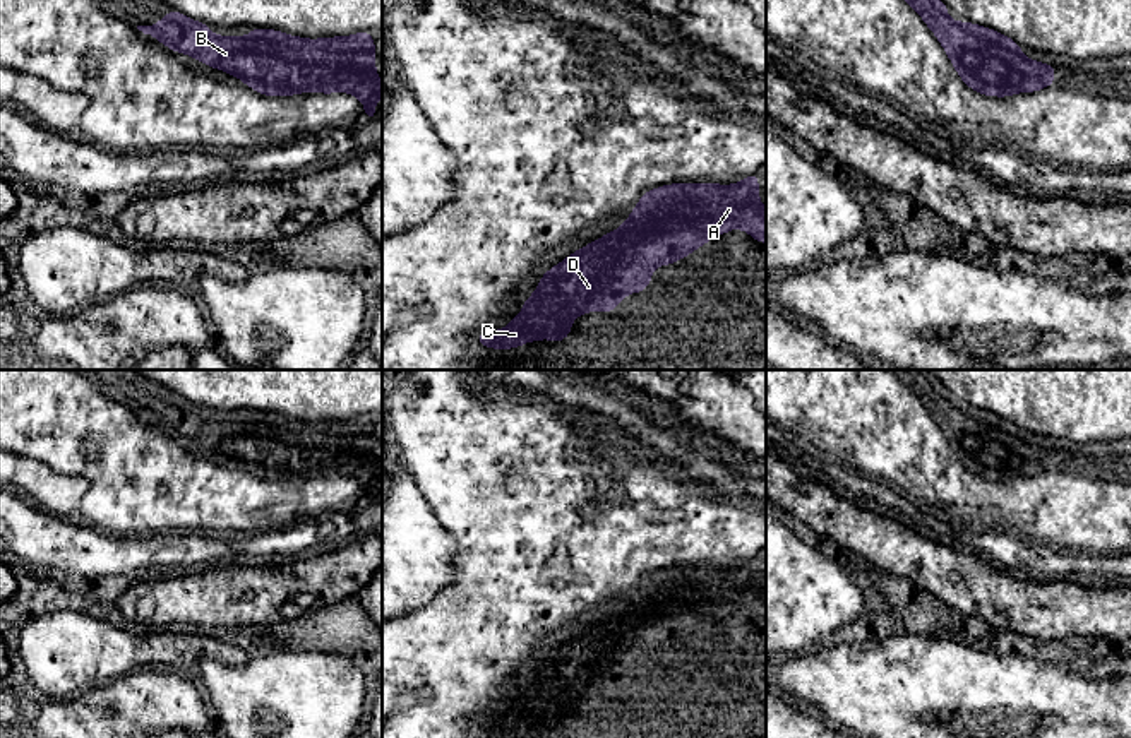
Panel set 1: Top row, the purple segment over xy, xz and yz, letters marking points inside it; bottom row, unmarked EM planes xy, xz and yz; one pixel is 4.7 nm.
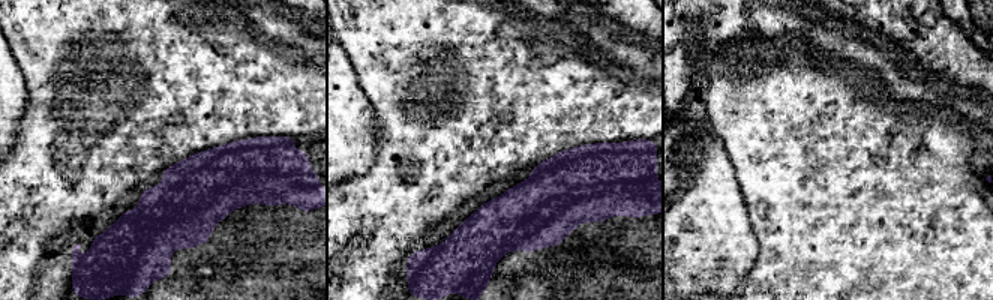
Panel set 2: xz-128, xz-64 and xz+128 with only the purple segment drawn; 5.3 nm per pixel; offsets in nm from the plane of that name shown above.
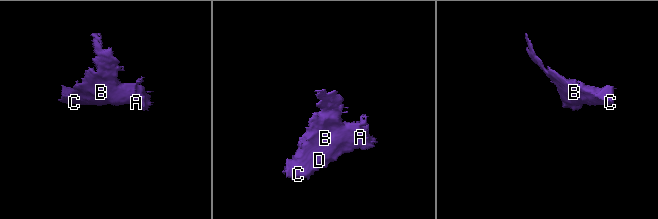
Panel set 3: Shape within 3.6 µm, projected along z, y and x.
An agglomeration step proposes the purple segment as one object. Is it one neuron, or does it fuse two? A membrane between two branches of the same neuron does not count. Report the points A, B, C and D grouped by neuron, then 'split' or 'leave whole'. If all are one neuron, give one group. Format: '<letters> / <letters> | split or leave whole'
A B C D | leave whole

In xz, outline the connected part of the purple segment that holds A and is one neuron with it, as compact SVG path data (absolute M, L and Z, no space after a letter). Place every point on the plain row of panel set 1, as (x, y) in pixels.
M757 555L735 568L670 567L651 572L619 613L542 656L535 676L521 683L524 695L500 714L478 716L475 728L490 733L516 733L536 723L560 728L576 700L596 693L615 697L625 678L649 673L655 651L685 642L735 610L766 627Z

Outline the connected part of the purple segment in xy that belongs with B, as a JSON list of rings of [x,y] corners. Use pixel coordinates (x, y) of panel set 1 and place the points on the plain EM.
[[[175,392],[163,404],[137,413],[175,437],[187,437],[207,450],[236,459],[262,479],[351,476],[368,500],[374,500],[377,483],[382,481],[370,414],[308,423],[252,411],[248,420],[216,420],[209,408]]]

